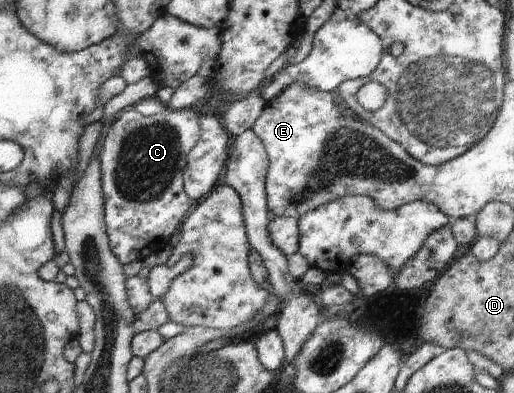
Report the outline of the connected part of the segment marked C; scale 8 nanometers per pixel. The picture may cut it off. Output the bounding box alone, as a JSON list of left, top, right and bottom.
[98,106,200,265]

